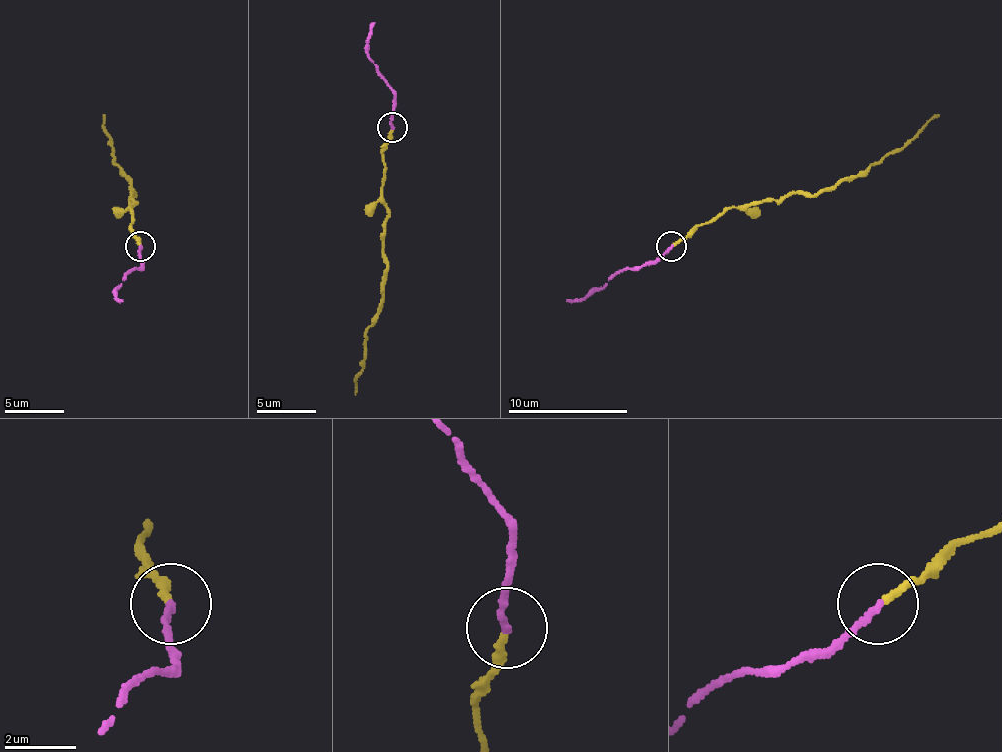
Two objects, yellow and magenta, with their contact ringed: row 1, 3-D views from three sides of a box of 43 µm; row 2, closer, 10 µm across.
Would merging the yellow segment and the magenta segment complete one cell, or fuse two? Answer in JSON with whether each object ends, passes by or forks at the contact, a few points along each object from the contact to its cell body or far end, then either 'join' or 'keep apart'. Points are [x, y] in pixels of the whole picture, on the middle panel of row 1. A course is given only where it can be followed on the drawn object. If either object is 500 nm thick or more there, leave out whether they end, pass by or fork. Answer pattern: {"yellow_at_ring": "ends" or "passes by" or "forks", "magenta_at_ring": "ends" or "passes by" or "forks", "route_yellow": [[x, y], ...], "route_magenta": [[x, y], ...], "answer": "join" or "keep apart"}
{"yellow_at_ring": "ends", "magenta_at_ring": "ends", "route_yellow": [[392, 128], [383, 152], [386, 274], [380, 313], [365, 331], [365, 355], [356, 394]], "route_magenta": [[392, 128], [395, 89], [368, 56], [374, 23]], "answer": "join"}

